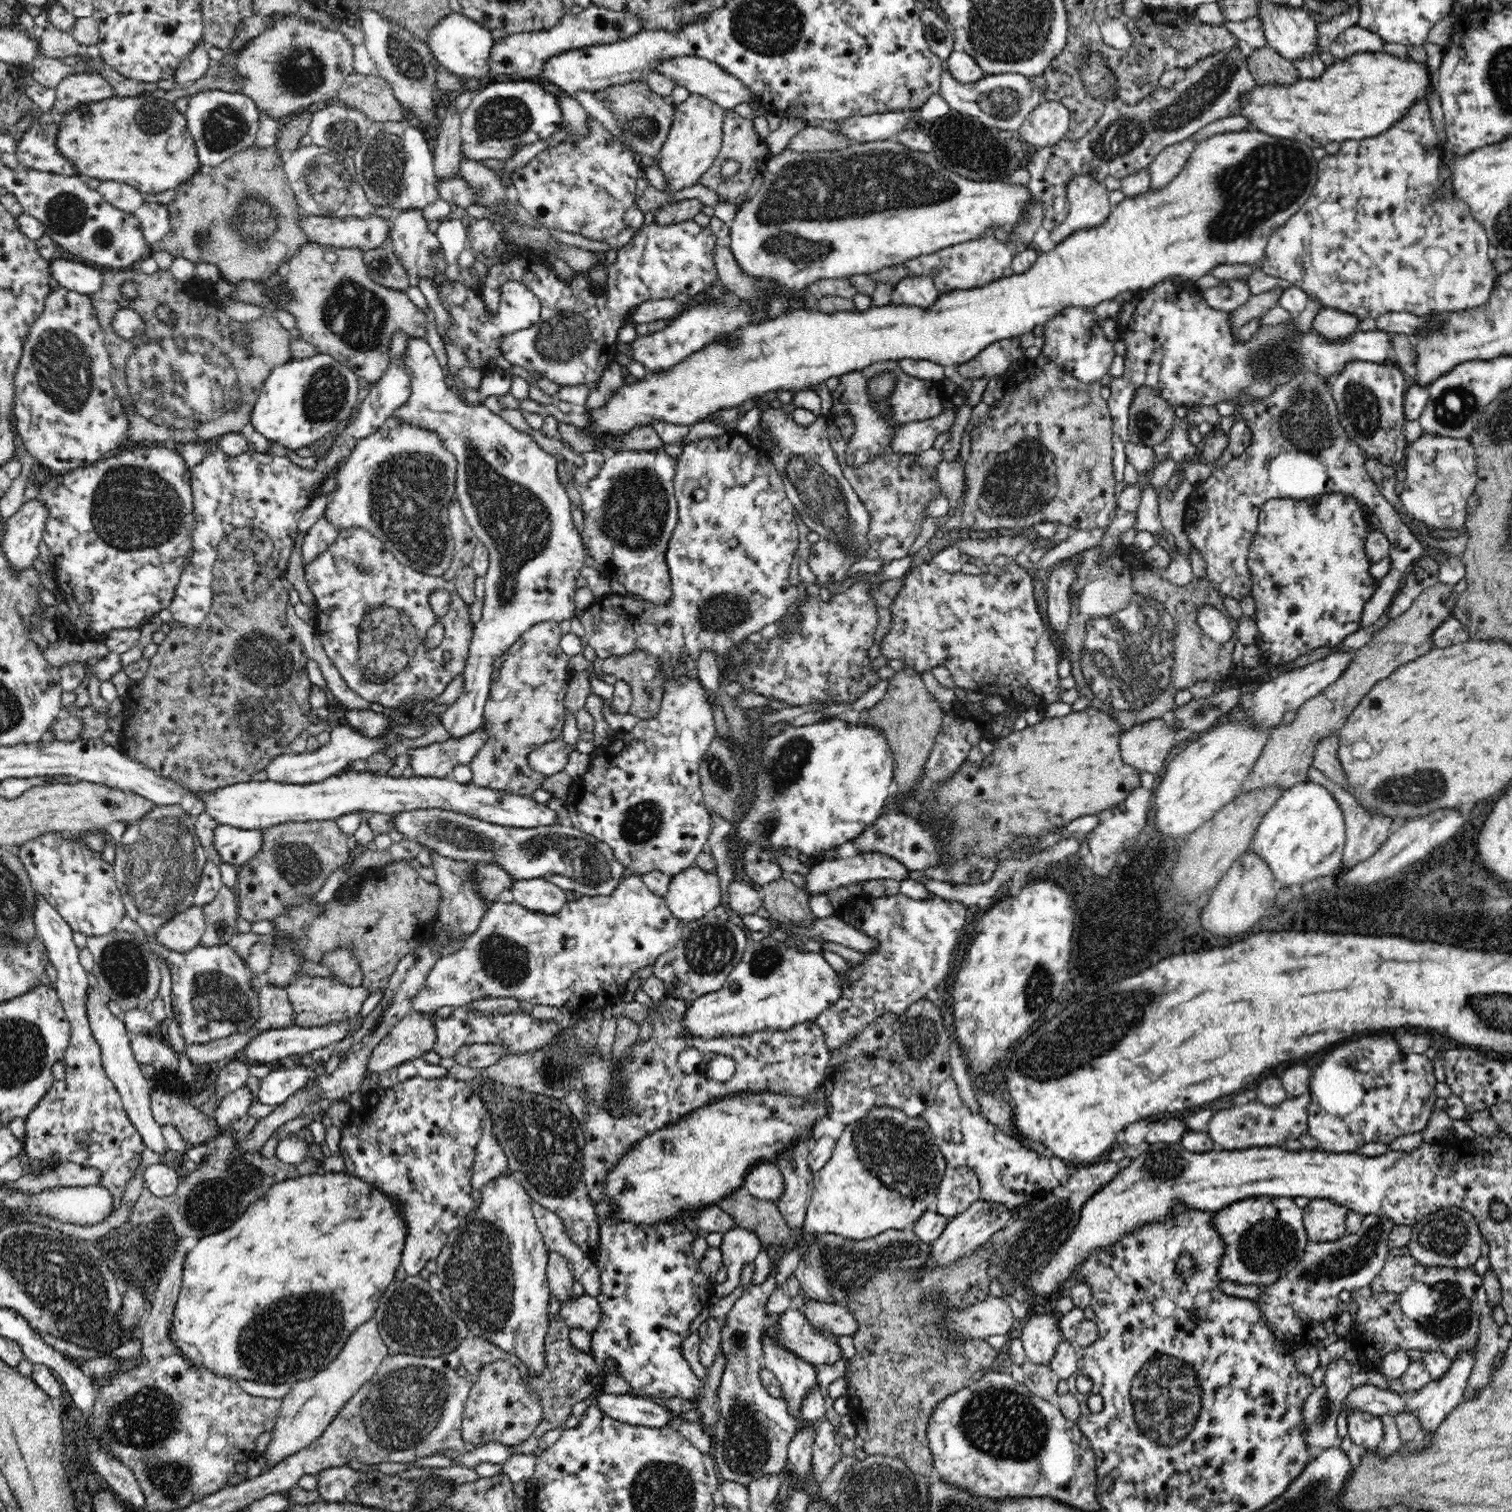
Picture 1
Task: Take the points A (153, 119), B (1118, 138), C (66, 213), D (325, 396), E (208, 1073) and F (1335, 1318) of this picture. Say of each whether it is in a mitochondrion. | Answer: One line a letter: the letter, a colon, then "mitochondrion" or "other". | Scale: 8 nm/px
A: mitochondrion
B: mitochondrion
C: mitochondrion
D: mitochondrion
E: other
F: other

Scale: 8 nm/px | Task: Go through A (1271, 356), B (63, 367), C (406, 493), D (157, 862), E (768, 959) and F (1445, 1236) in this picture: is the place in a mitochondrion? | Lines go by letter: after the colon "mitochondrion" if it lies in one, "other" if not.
A: mitochondrion
B: mitochondrion
C: mitochondrion
D: mitochondrion
E: mitochondrion
F: mitochondrion

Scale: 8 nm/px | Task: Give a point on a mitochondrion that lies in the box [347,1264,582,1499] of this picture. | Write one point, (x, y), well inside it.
(403, 1407)

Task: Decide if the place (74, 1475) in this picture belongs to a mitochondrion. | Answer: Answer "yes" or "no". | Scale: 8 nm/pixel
no

